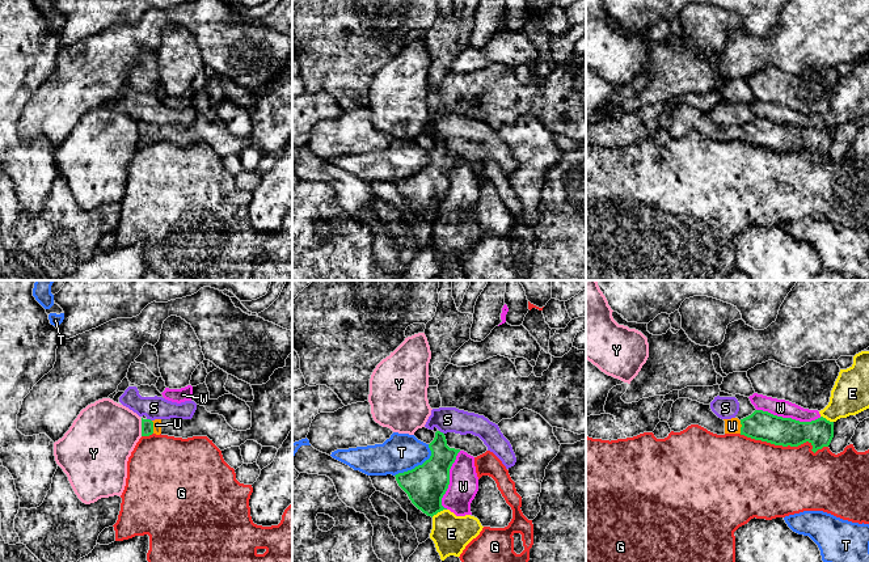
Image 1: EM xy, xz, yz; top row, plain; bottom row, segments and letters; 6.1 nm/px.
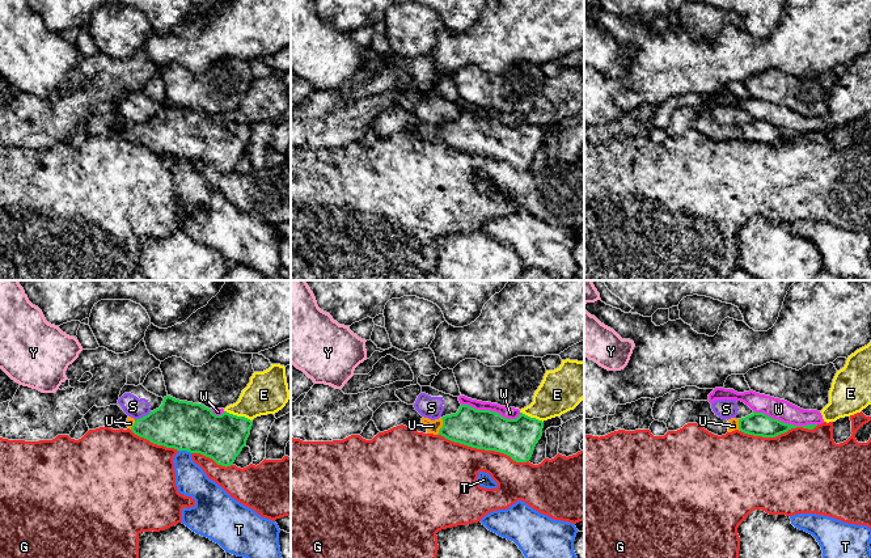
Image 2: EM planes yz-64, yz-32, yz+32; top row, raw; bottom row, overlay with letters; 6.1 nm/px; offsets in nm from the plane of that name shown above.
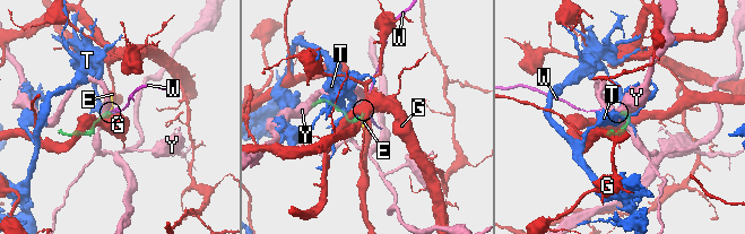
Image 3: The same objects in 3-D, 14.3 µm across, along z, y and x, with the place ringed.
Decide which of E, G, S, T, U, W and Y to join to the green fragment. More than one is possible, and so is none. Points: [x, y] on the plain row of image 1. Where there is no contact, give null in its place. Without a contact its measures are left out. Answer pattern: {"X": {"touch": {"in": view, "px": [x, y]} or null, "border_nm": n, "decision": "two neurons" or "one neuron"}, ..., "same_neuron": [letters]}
{"E": {"touch": {"in": "xz", "px": [438, 218]}, "border_nm": 110, "decision": "two neurons"}, "G": {"touch": {"in": "yz", "px": [785, 152]}, "border_nm": 550, "decision": "two neurons"}, "S": {"touch": {"in": "xy", "px": [150, 126]}, "border_nm": 40, "decision": "two neurons"}, "T": {"touch": {"in": "xz", "px": [418, 172]}, "border_nm": 300, "decision": "two neurons"}, "U": {"touch": {"in": "xy", "px": [152, 134]}, "border_nm": 80, "decision": "one neuron"}, "W": {"touch": {"in": "yz", "px": [789, 125]}, "border_nm": 400, "decision": "two neurons"}, "Y": {"touch": {"in": "xy", "px": [142, 134]}, "border_nm": 110, "decision": "two neurons"}, "same_neuron": ["U"]}

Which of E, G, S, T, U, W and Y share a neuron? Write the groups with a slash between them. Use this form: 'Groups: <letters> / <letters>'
Groups: E W / G / S / T / U / Y

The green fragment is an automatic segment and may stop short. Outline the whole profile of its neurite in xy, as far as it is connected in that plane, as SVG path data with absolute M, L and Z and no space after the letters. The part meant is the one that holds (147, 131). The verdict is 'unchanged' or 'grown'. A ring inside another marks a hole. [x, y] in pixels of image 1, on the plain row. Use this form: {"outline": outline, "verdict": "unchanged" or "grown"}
{"outline": "M292 59L286 72L275 76L266 90L250 93L254 106L246 109L252 118L252 134L246 138L233 136L223 122L211 121L197 111L191 126L142 124L142 143L207 143L220 157L240 153L246 147L279 156L292 136Z", "verdict": "grown"}

